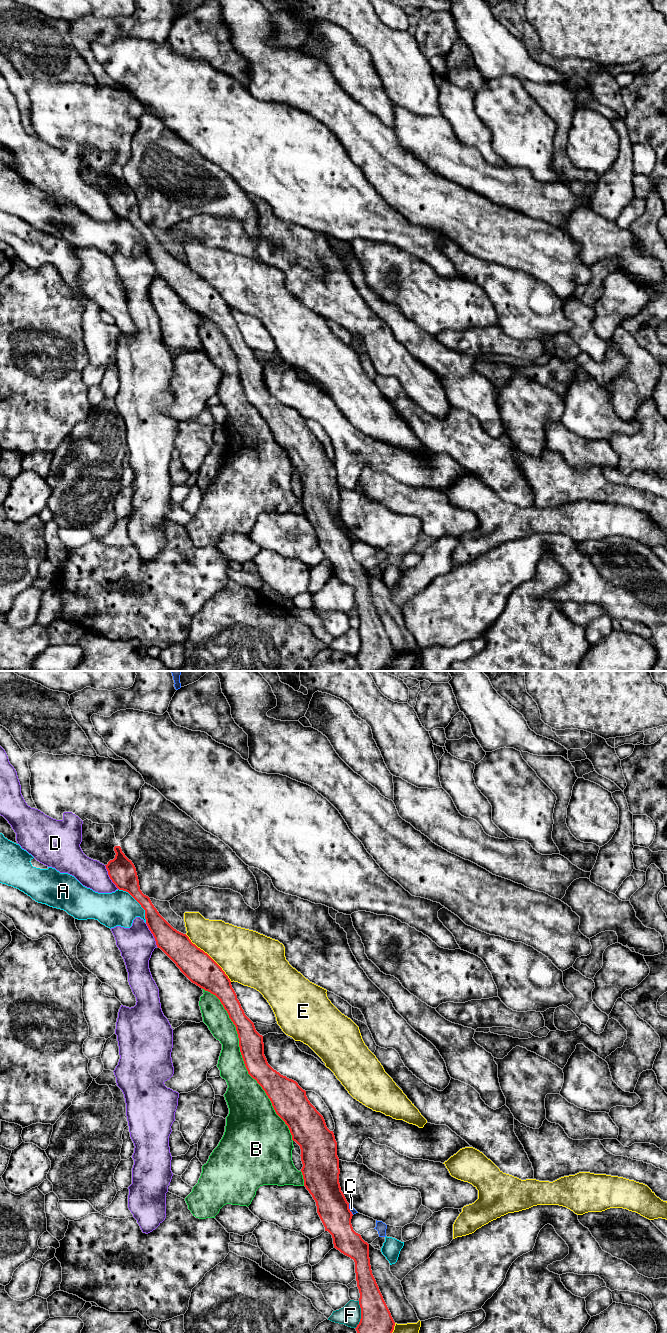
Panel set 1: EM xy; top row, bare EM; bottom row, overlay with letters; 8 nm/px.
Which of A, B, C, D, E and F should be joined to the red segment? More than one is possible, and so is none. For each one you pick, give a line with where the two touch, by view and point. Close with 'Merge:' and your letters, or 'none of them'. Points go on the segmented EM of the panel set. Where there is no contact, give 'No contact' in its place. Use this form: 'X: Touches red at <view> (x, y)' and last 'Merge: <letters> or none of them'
Merge: none of them

